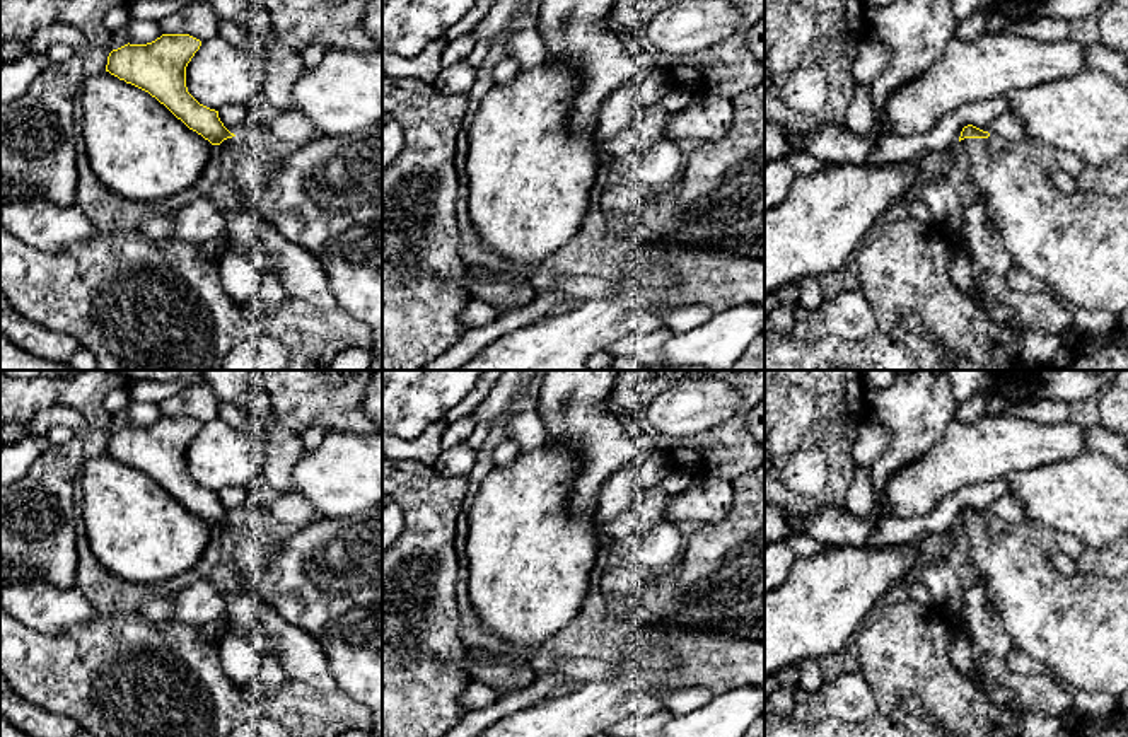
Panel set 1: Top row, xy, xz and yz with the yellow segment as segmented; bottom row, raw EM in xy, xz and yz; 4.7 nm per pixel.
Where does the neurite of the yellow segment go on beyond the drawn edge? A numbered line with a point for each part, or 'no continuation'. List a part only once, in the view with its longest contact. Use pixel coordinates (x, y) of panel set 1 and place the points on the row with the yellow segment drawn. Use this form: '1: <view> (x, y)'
1: yz (1077, 243)

